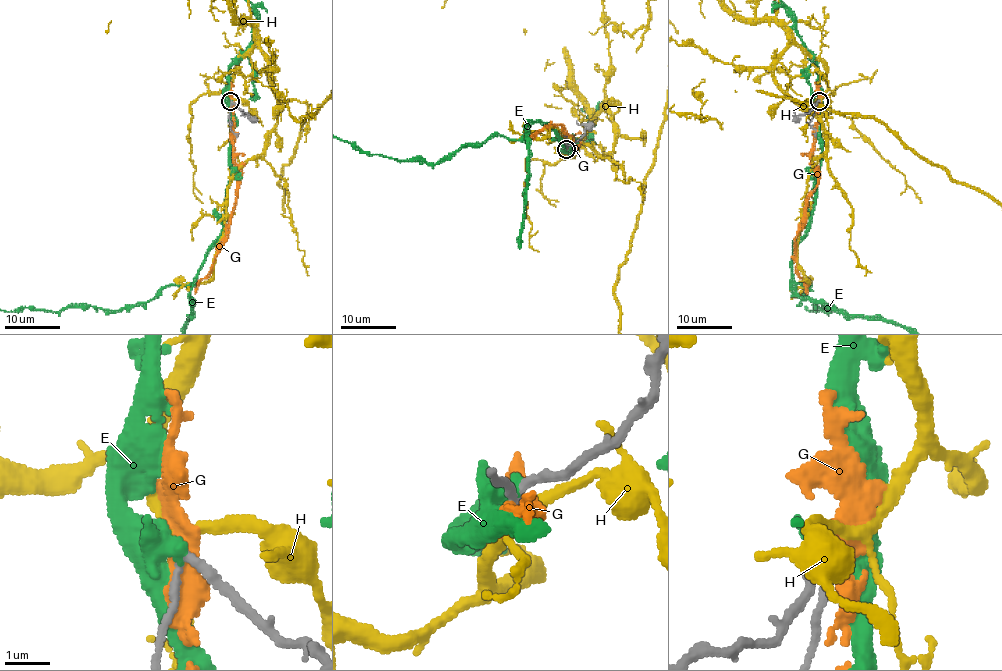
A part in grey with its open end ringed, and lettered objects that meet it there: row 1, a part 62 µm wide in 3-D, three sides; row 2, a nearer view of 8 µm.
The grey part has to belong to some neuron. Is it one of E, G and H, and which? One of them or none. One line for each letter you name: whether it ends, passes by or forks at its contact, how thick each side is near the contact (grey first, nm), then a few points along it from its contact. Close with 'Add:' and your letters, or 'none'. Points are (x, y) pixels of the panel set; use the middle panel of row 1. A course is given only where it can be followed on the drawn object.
H: it forks | 190/190 nm
Add: H

